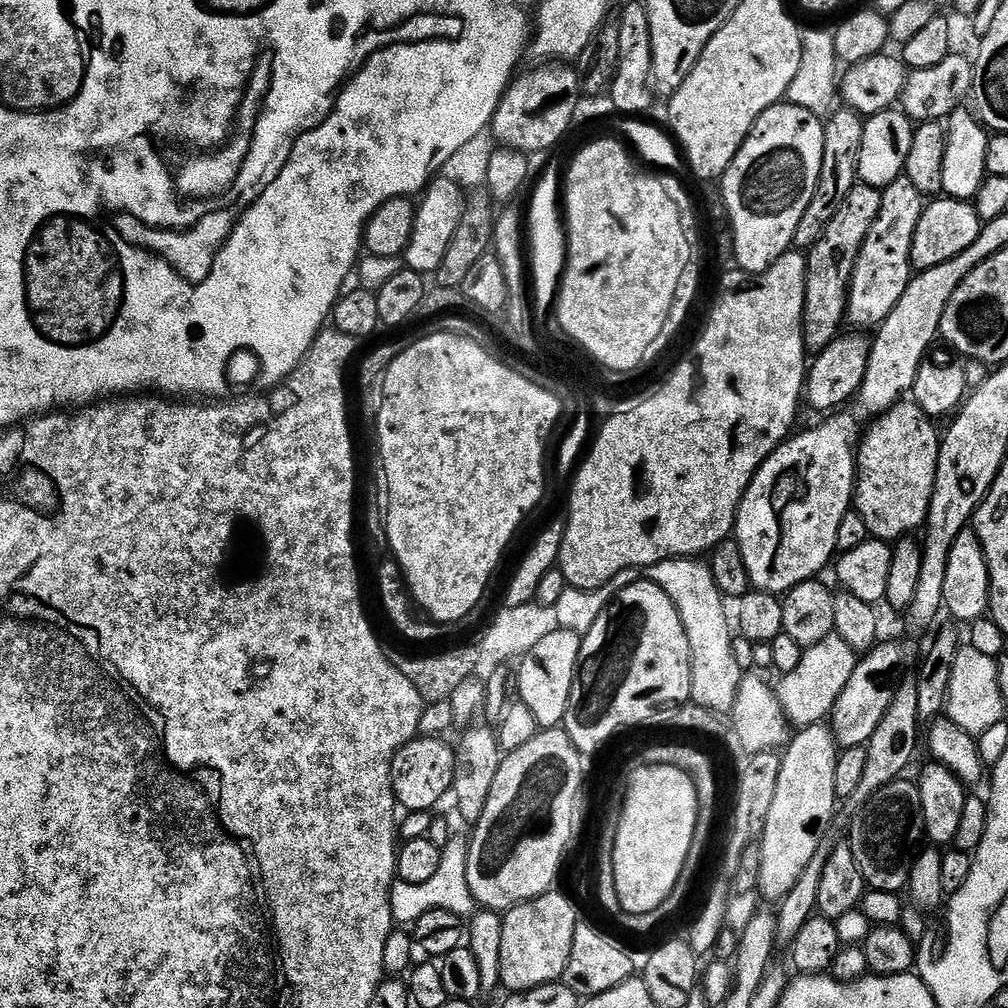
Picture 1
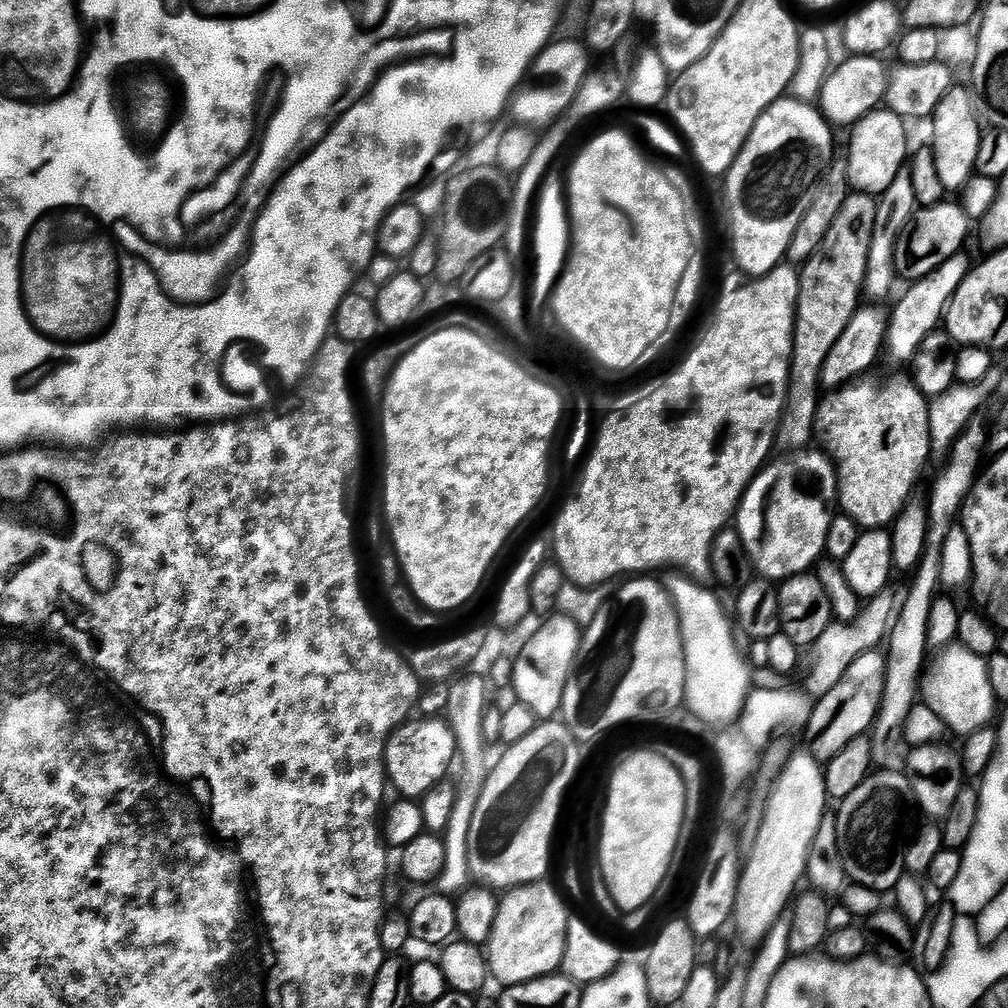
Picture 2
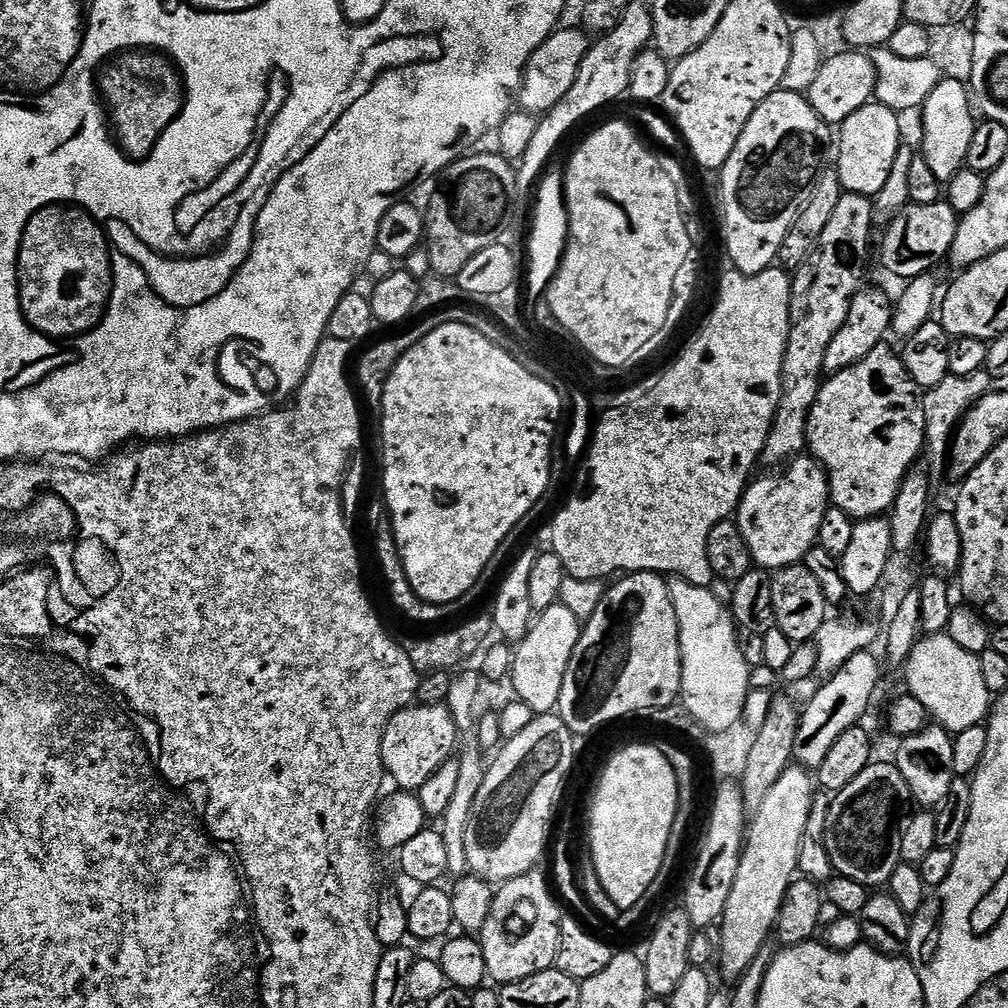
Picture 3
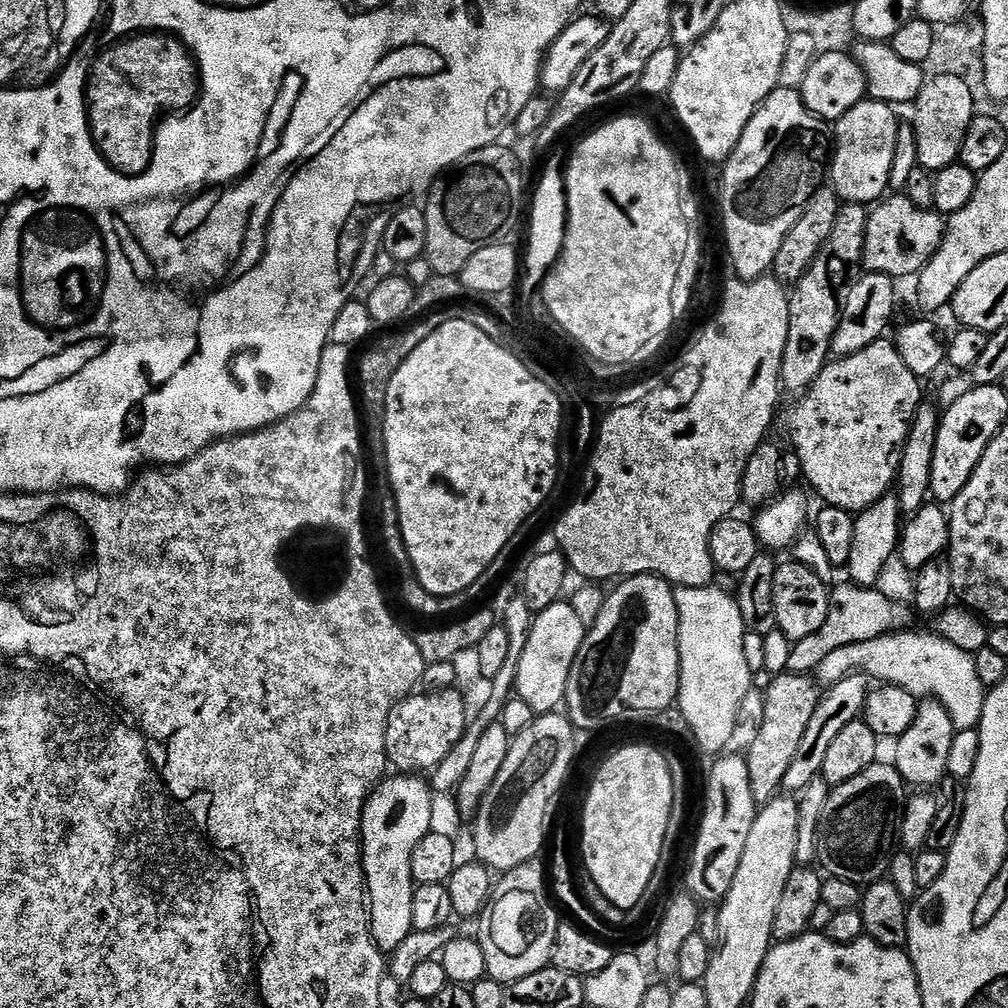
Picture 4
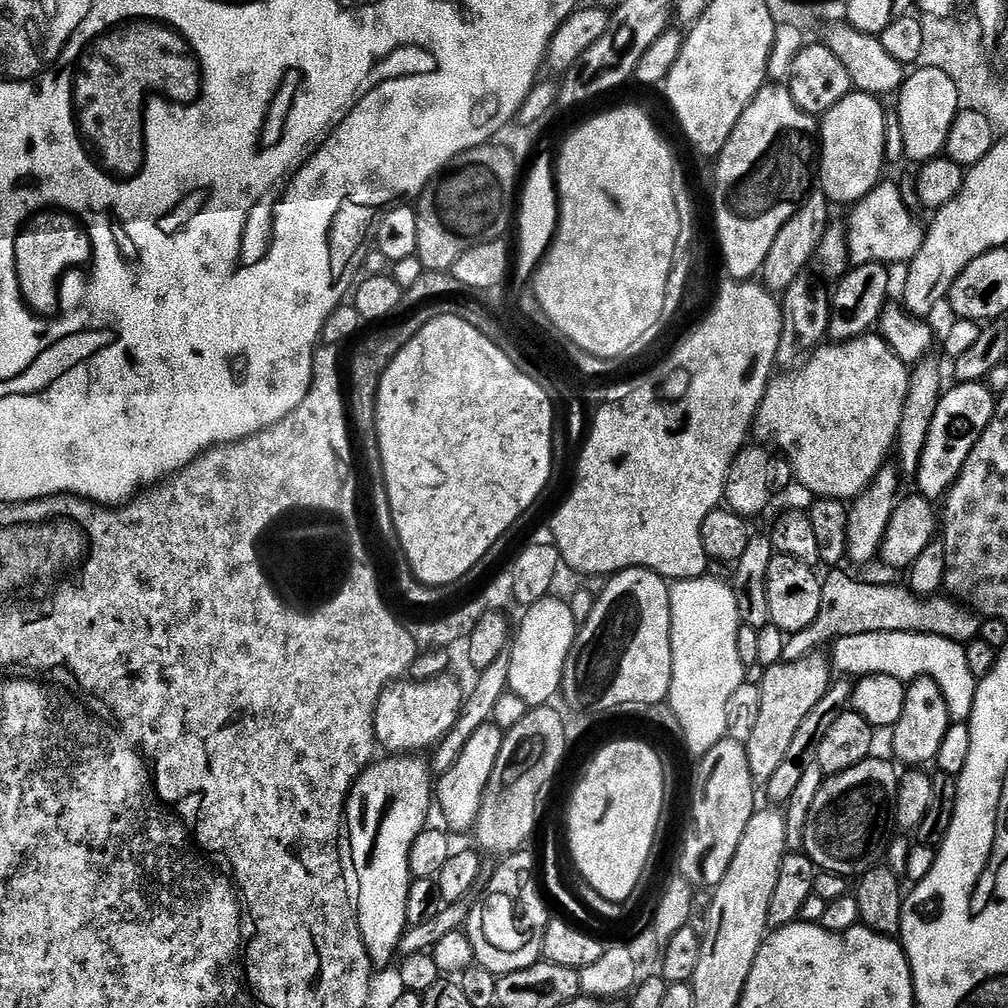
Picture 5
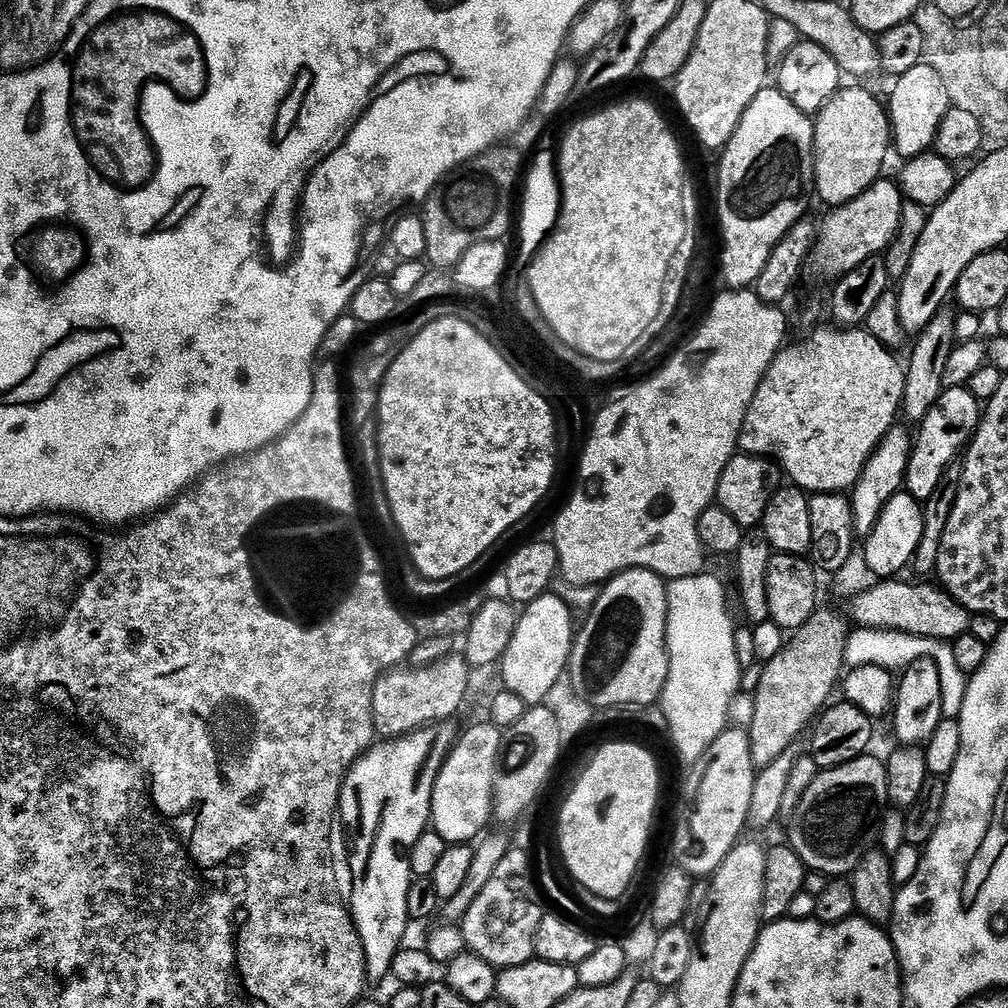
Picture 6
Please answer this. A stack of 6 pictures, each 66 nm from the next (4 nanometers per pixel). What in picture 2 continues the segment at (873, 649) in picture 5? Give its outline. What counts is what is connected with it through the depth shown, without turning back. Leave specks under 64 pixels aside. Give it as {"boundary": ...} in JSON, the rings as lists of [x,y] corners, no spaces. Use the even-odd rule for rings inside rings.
{"boundary":[[[959,642],[949,644],[939,653],[938,658],[940,661],[937,662],[932,677],[929,680],[927,677],[926,680],[926,702],[934,714],[942,718],[945,729],[949,733],[957,732],[960,738],[966,738],[974,730],[989,727],[997,715],[998,702],[994,698],[994,690],[990,690],[987,659],[972,653]]]}

